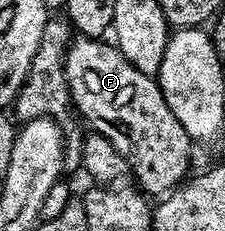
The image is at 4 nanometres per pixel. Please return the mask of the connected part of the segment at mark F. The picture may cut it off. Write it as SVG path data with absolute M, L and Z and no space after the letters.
M75 35L64 49L66 88L73 107L78 107L79 114L95 124L100 135L121 154L127 169L138 175L137 183L145 193L154 198L169 194L187 179L191 138L164 102L157 79L136 70L117 44L106 42Z

